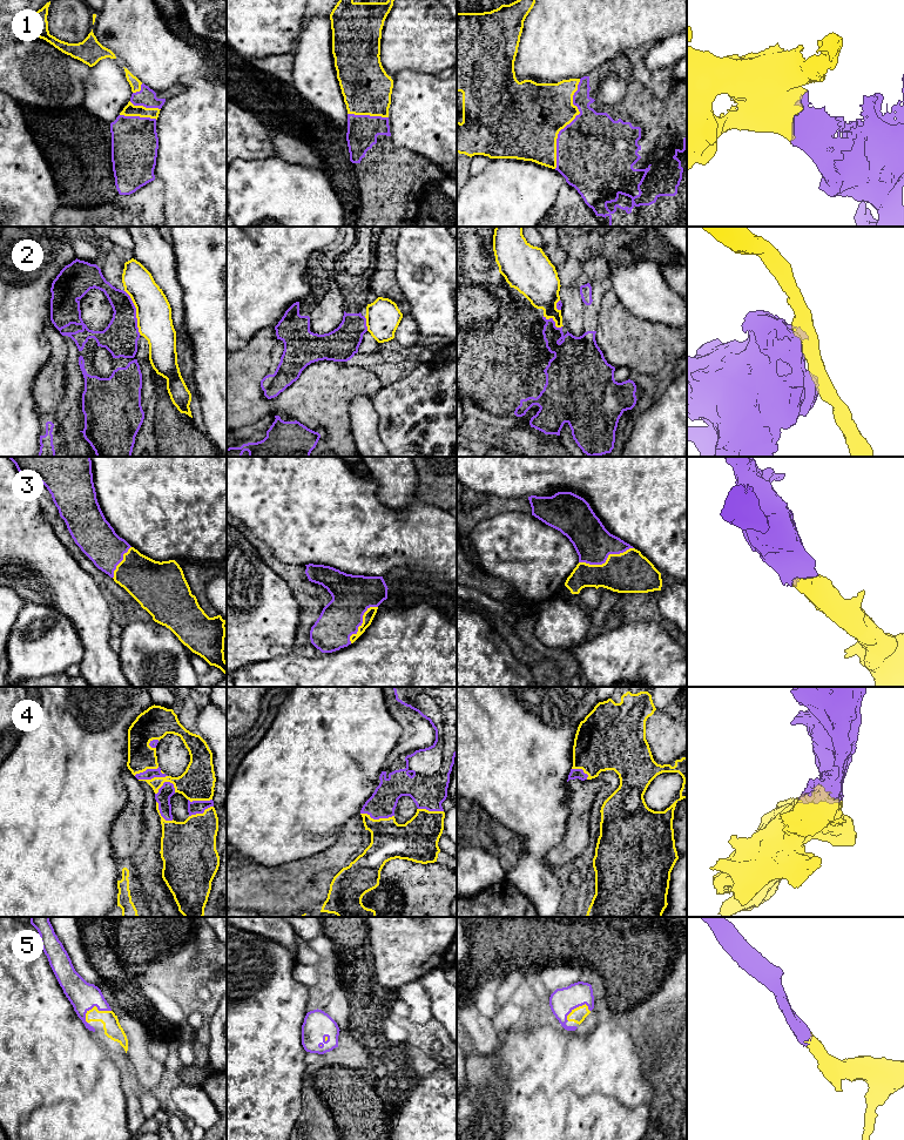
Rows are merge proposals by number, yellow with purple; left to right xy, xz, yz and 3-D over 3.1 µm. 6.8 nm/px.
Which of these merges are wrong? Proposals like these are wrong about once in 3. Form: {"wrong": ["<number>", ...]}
{"wrong": ["2"]}

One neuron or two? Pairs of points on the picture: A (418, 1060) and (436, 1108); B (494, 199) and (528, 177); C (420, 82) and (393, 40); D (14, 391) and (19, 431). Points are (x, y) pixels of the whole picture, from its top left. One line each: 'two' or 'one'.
A: two
B: one
C: two
D: one

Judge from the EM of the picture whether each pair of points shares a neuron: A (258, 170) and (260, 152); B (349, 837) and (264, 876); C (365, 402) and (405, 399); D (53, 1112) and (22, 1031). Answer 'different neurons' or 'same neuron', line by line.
A: different neurons
B: same neuron
C: different neurons
D: same neuron

